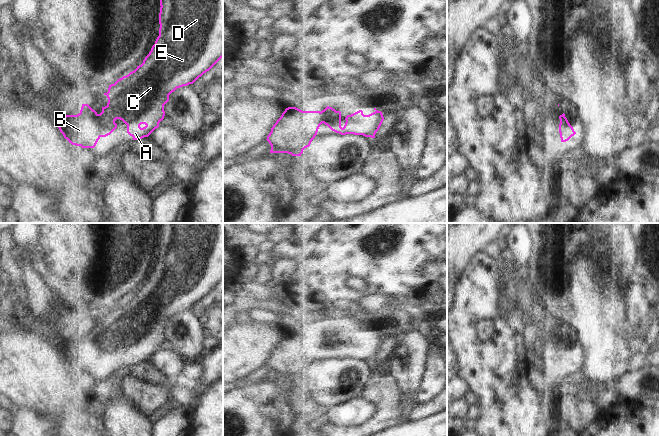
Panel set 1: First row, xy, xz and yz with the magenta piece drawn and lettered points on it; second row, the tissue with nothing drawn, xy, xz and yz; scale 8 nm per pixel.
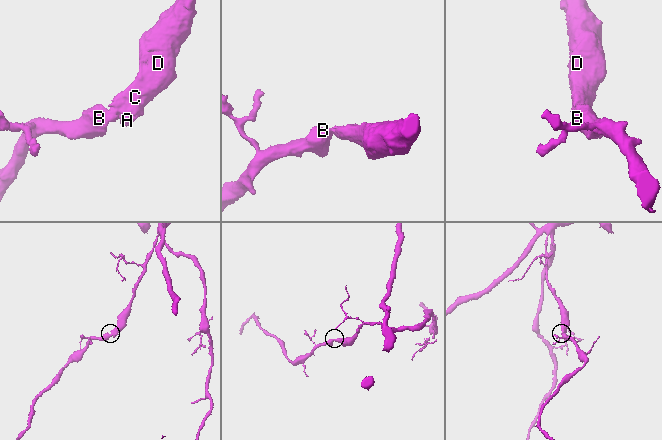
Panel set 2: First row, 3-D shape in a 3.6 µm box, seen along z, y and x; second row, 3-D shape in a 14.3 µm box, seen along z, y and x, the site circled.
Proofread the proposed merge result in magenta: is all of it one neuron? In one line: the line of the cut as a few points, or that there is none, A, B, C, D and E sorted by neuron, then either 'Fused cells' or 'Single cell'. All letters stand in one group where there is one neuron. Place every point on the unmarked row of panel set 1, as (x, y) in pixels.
No split. Groups: A B C D E. Single cell.

